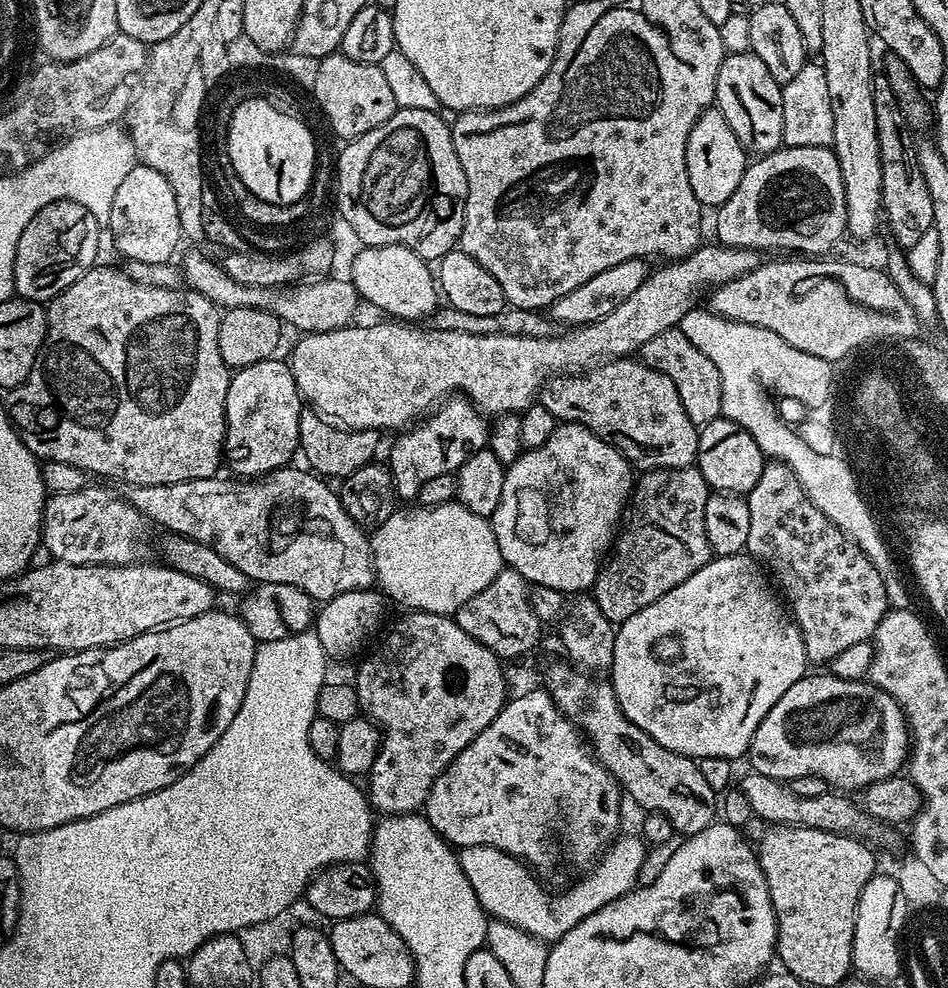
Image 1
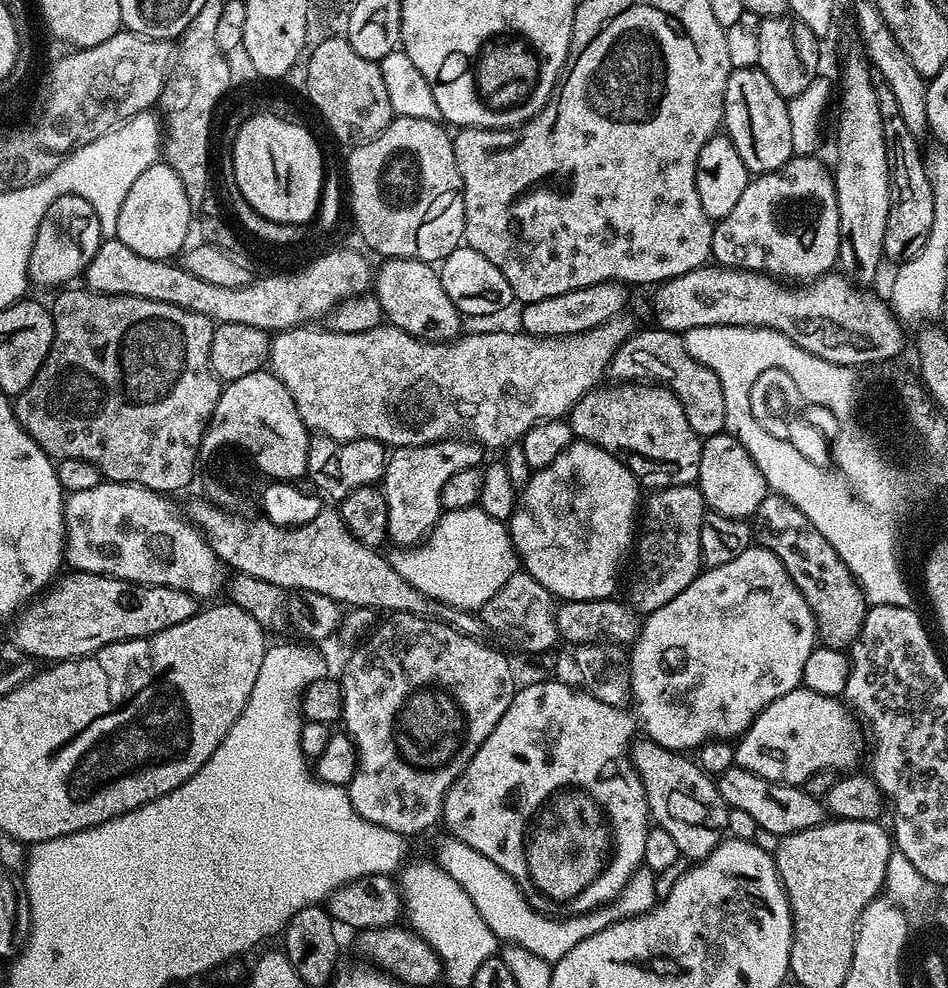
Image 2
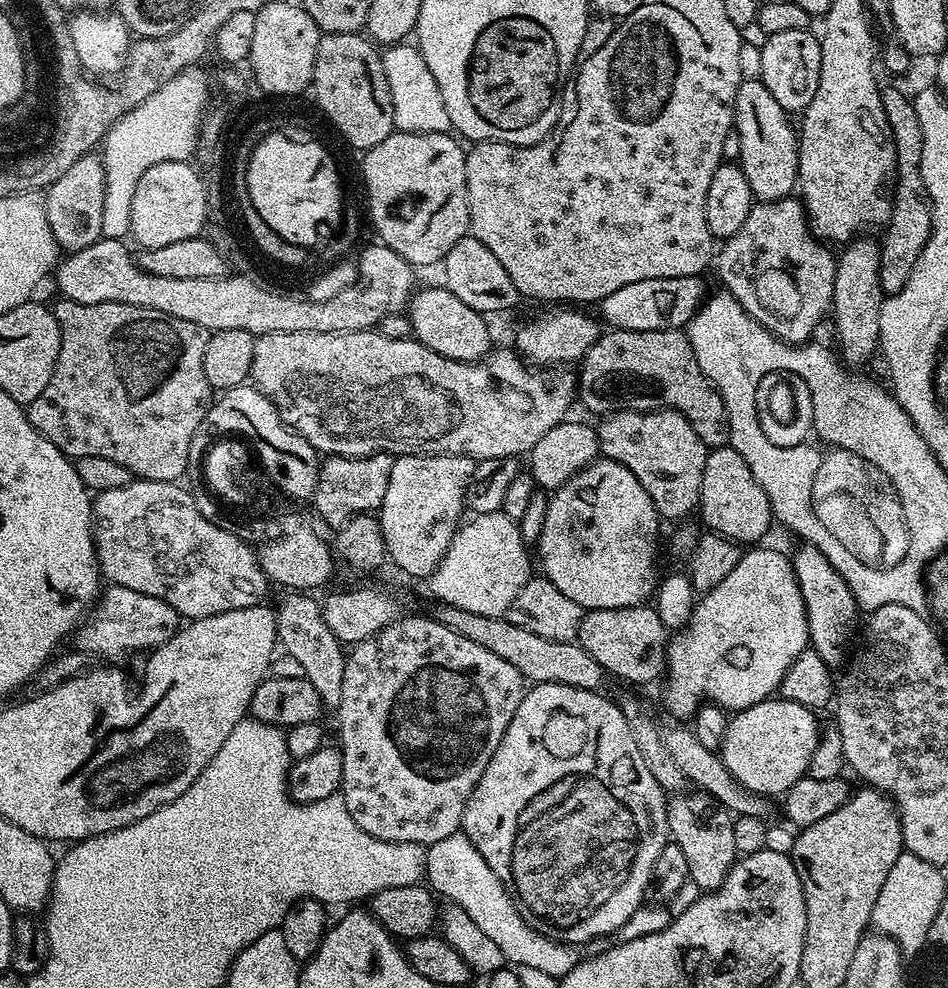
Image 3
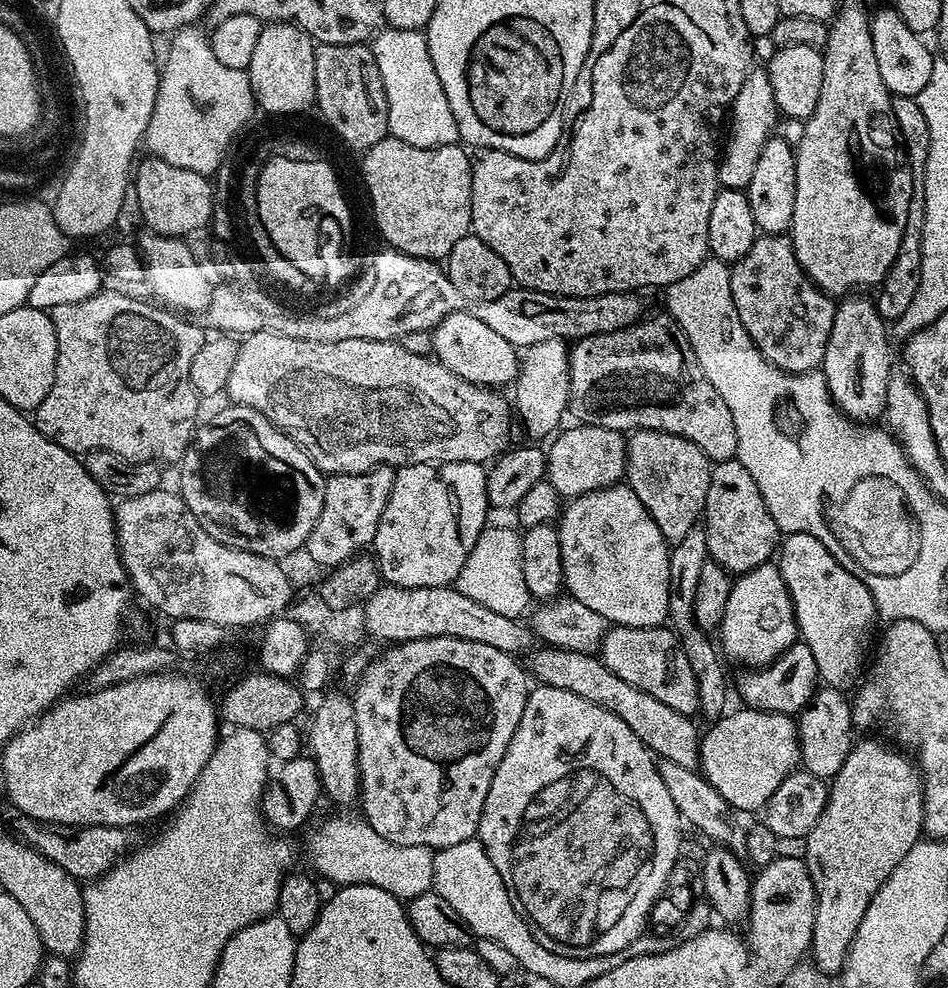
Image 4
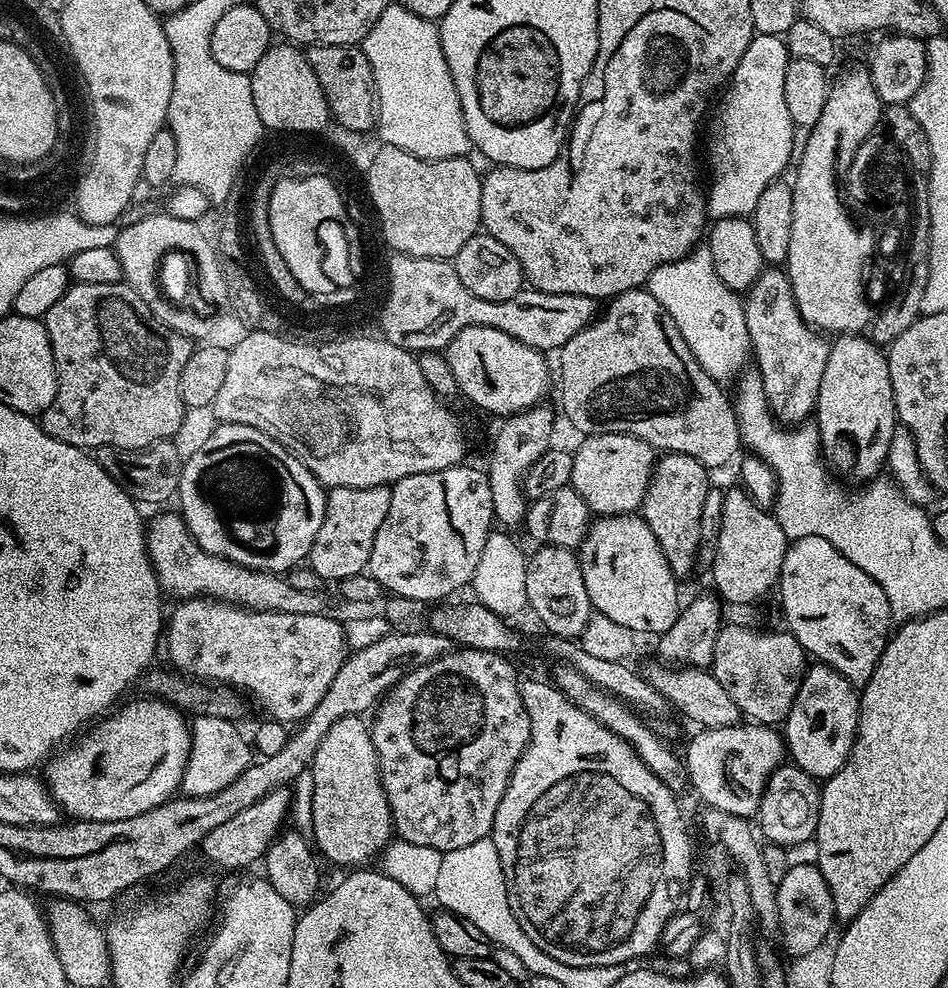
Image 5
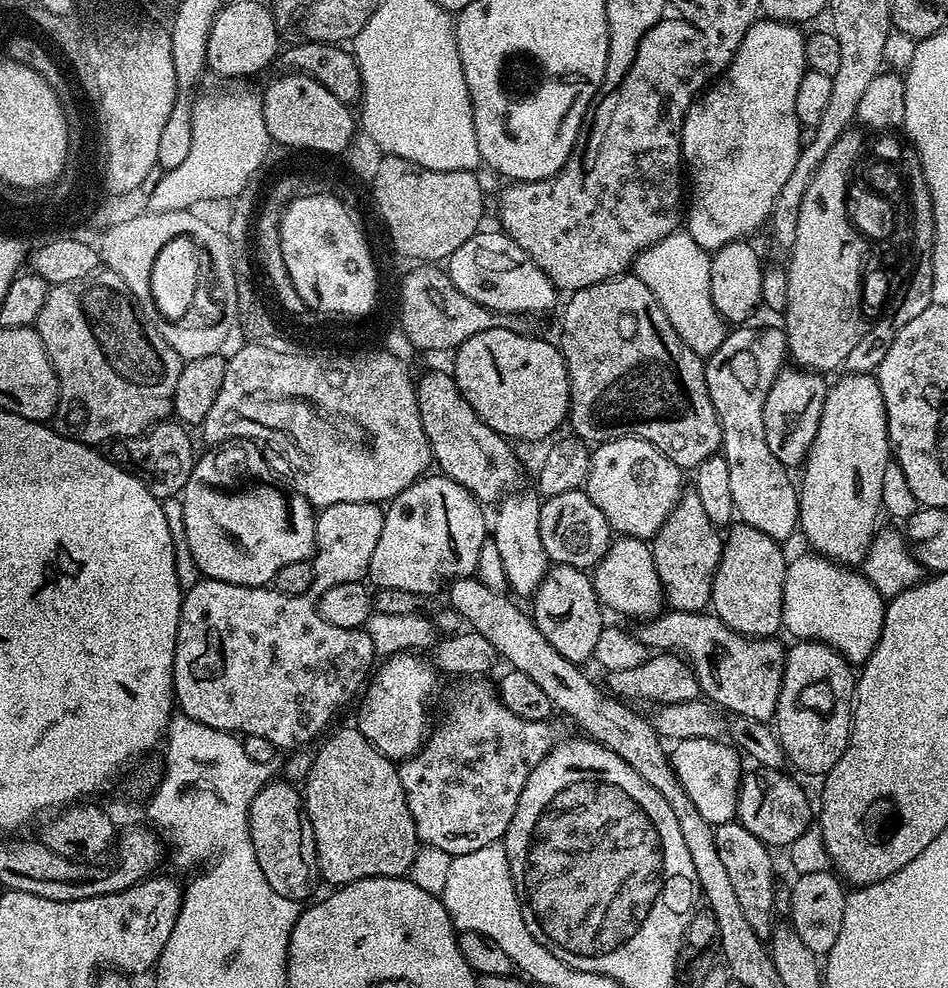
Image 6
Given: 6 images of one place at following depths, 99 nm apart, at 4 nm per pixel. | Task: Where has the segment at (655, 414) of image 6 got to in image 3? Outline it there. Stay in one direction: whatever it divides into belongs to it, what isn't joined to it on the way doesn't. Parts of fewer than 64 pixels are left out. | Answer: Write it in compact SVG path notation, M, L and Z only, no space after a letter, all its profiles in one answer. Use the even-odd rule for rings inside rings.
M630 330L605 331L594 342L594 346L590 346L590 350L584 355L584 359L579 361L580 380L578 376L578 400L581 400L586 407L592 412L597 412L597 417L603 418L613 412L658 412L665 408L674 410L678 414L682 414L686 418L686 422L690 422L690 426L694 426L694 434L698 434L698 438L702 438L702 442L709 449L723 448L729 443L732 431L730 430L730 422L726 414L726 406L722 402L722 398L718 394L718 390L708 379L706 374L702 374L702 370L698 366L698 358L694 358L694 350L690 346L687 335L680 330L654 330L653 332L631 332Z

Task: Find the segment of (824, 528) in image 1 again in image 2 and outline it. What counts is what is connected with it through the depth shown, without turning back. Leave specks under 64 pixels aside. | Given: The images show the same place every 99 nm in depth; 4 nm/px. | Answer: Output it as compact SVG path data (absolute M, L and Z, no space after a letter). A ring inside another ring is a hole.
M769 494L762 506L758 506L754 517L754 536L759 547L778 554L794 586L798 586L802 598L806 598L806 606L810 606L816 619L819 643L826 648L847 649L862 630L864 613L870 605L864 599L860 583L854 574L850 574L842 558L838 558L834 546L830 546L830 542L826 542L826 538L814 530L810 518L806 518L802 510L775 494Z

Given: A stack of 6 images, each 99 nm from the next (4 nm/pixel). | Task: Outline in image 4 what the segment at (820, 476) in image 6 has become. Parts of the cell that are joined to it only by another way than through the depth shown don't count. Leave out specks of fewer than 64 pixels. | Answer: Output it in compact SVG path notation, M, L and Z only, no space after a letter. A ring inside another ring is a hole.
M849 294L837 303L822 371L833 402L849 420L876 422L884 415L888 379L894 375L888 332L890 336L889 325L864 294Z

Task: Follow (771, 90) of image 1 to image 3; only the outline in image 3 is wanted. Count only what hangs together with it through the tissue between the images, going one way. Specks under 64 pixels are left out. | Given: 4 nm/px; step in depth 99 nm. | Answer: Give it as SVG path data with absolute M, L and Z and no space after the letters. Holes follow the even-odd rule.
M759 78L741 79L736 95L734 135L740 140L738 163L750 182L750 190L757 201L787 200L798 184L798 132L791 124L789 113L778 106L774 94L766 90Z

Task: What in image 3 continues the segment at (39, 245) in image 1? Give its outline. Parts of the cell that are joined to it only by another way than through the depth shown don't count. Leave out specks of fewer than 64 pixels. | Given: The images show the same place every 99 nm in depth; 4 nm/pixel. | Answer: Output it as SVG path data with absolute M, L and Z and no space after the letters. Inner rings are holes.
M89 154L83 156L78 162L74 162L74 166L70 166L70 170L66 170L66 174L62 174L62 178L58 178L58 182L54 182L47 188L43 201L46 218L50 222L50 230L56 239L57 249L63 250L65 253L77 252L101 239L103 232L100 231L106 227L104 219L104 166L101 157Z

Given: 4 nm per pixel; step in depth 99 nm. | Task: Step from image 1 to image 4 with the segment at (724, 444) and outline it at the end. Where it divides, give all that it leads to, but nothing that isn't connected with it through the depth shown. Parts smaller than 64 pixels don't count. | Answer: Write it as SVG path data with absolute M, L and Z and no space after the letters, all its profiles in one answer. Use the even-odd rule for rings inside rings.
M735 458L713 463L710 491L706 493L702 527L706 530L706 546L710 559L715 564L721 564L730 574L743 574L769 563L777 555L778 545L782 540L780 527L774 522L762 498L762 490L758 490L758 482L750 478L750 470L746 470L746 466L742 466Z

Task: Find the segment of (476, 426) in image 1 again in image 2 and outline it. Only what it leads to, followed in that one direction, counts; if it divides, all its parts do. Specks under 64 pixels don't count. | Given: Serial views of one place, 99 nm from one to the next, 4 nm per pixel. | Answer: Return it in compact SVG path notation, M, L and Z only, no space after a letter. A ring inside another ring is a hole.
M453 438L450 440L439 440L433 444L423 444L413 448L393 448L387 453L384 462L384 479L382 491L386 500L386 510L389 511L388 537L389 541L396 546L415 546L422 540L428 539L429 532L435 528L442 515L440 499L442 498L442 486L446 486L453 474L458 470L475 468L481 462L481 445L468 438Z

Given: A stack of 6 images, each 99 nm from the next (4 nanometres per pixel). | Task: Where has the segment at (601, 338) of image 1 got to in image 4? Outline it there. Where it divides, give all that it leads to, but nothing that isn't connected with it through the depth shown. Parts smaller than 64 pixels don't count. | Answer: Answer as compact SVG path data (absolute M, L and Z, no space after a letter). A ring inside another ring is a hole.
M249 332L239 341L238 359L234 362L234 371L230 374L230 382L226 389L227 399L234 404L250 406L262 413L274 427L280 428L320 467L321 472L337 476L338 474L362 474L380 464L403 466L405 464L449 464L450 462L474 462L487 465L495 461L509 447L508 439L514 428L514 408L497 389L484 388L480 384L471 384L458 374L446 370L440 361L432 356L410 354L395 340L363 340L350 338L350 342L306 342L298 338L290 338L281 332Z

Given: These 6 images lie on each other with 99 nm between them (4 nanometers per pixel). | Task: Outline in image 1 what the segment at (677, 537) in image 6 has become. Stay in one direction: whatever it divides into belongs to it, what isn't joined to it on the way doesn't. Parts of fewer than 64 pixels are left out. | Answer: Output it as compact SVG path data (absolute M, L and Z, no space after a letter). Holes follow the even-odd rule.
M639 358L609 360L607 364L600 364L589 372L579 374L553 375L540 389L538 402L546 406L546 410L550 410L558 422L586 426L598 434L598 438L614 445L628 459L633 469L691 468L696 463L700 428L690 422L682 406L682 398L678 398L678 390L674 390L674 382Z

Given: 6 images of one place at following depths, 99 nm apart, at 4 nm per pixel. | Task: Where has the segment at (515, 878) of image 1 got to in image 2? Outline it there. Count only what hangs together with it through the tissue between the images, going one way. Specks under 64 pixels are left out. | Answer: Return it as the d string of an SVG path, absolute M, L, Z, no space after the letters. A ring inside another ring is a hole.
M445 835L444 841L436 848L434 859L462 890L470 897L470 902L474 902L474 907L478 909L478 914L482 914L482 922L494 930L497 941L505 945L513 944L522 946L522 950L530 950L530 954L538 954L538 958L549 962L562 959L578 942L590 938L590 934L598 934L598 930L606 930L619 920L641 916L643 912L649 912L656 907L658 895L656 896L657 873L649 868L641 867L626 882L626 886L617 894L615 900L610 904L597 908L595 912L584 912L581 916L565 916L557 918L555 916L544 916L538 910L534 910L528 905L528 899L522 894L520 887L502 870L502 866L494 866L486 854L478 854L474 846L466 846L458 838Z

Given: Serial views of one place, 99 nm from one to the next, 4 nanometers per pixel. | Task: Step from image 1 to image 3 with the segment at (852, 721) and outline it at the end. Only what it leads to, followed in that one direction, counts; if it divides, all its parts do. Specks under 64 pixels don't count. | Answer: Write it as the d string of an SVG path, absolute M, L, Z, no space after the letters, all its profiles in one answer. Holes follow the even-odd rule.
M779 698L763 700L754 706L743 708L729 719L726 738L718 755L723 760L726 770L730 770L732 777L746 790L769 798L783 797L784 793L790 790L790 786L794 786L794 782L808 775L810 754L814 754L821 733L821 729L816 728L816 716L817 713L813 709L800 706L798 702Z

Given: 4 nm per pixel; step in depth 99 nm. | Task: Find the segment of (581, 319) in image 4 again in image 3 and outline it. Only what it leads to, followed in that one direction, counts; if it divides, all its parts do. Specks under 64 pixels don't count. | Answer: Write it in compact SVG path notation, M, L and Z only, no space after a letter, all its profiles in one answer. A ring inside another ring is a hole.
M683 276L682 278L646 278L643 282L630 282L630 286L622 286L622 290L614 290L614 294L599 301L599 319L609 329L617 332L687 329L689 322L695 318L697 310L706 299L702 281L700 276Z

